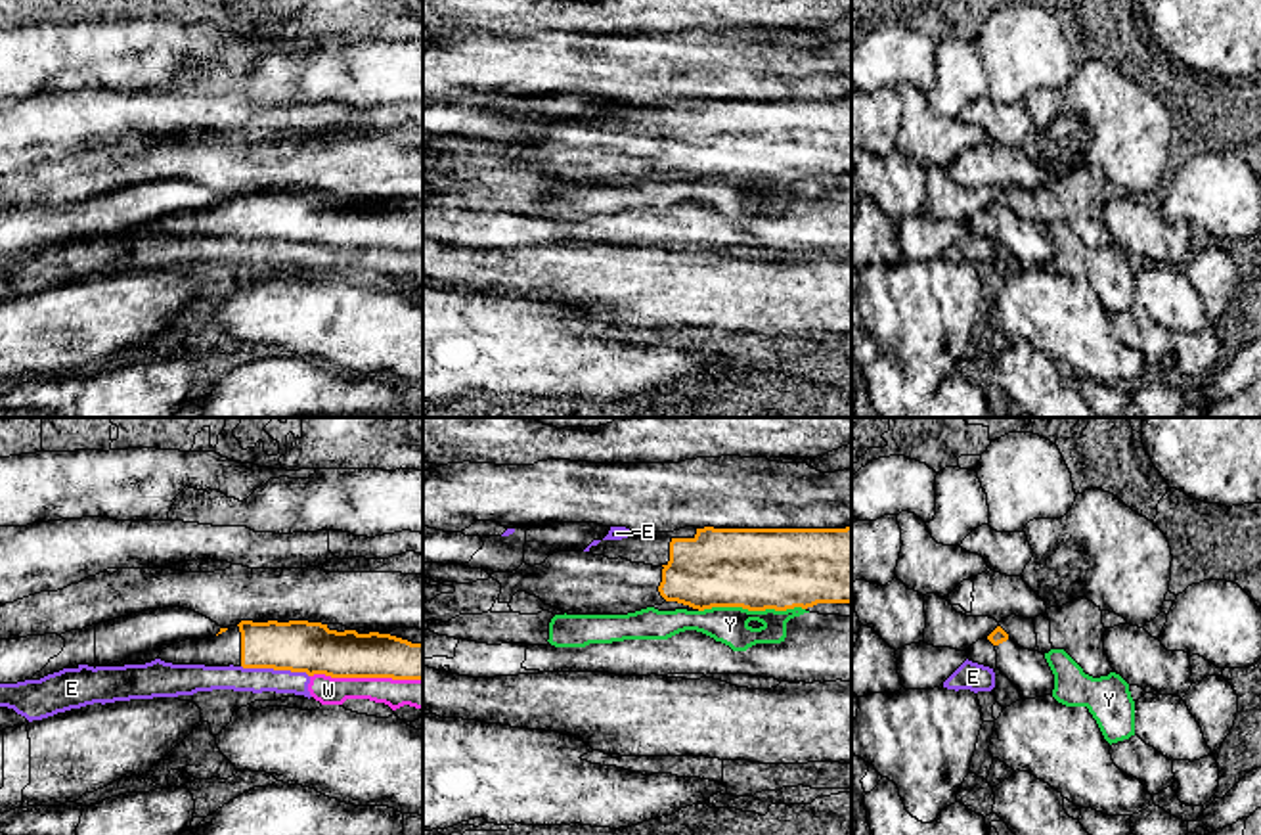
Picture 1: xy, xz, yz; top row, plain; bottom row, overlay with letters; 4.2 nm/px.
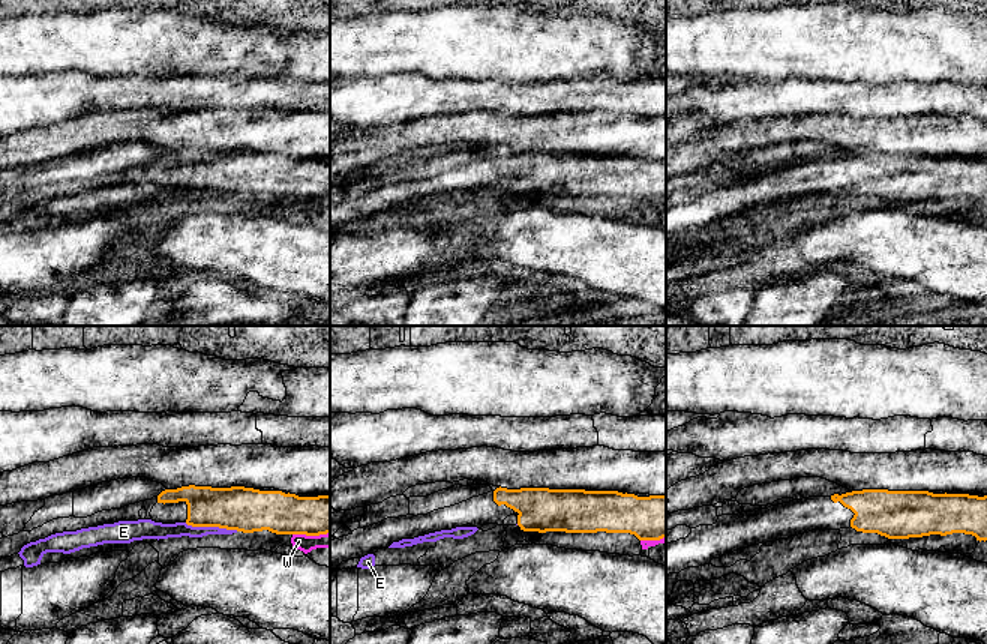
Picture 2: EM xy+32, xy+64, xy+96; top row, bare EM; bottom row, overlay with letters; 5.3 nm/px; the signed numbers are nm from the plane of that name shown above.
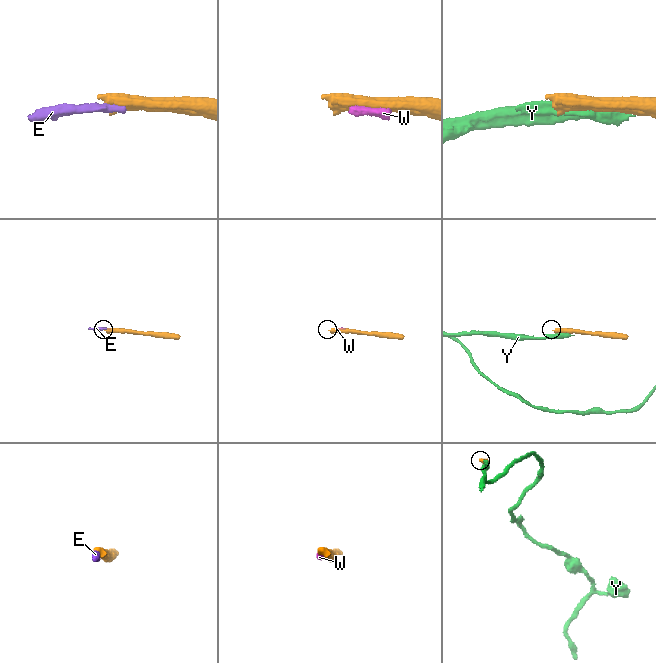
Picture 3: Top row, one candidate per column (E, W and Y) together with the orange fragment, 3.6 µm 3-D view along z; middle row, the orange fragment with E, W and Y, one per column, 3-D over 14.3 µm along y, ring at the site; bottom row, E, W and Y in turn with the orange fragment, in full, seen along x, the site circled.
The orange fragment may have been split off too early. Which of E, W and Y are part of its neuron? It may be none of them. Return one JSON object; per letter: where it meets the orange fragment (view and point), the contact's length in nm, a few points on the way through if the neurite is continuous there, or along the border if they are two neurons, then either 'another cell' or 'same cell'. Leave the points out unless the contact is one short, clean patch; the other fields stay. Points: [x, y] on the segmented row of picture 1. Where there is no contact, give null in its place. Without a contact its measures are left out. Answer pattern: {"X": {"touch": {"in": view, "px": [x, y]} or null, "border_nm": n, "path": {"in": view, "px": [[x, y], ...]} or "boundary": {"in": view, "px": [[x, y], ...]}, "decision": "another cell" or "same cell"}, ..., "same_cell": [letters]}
{"E": {"touch": {"in": "xy", "px": [276, 669]}, "border_nm": 300, "boundary": {"in": "xy", "px": [[242, 665], [303, 671], [309, 677]]}, "decision": "another cell"}, "W": {"touch": {"in": "xy", "px": [366, 677]}, "border_nm": 480, "decision": "another cell"}, "Y": {"touch": {"in": "xz", "px": [751, 609]}, "border_nm": 440, "decision": "another cell"}, "same_cell": []}

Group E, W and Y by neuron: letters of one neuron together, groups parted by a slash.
E W / Y

